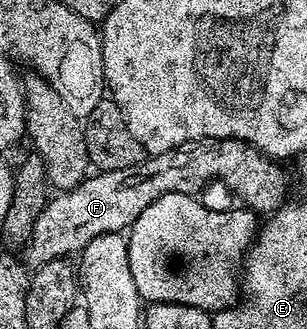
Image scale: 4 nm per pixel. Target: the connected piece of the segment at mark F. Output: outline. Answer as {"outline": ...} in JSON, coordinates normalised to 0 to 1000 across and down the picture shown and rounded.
{"outline":[[[661,419],[642,432],[609,432],[580,450],[554,450],[524,468],[472,474],[450,498],[423,511],[332,517],[254,556],[235,578],[173,587],[111,669],[101,733],[88,739],[91,784],[104,802],[127,802],[166,784],[221,784],[257,775],[293,729],[336,708],[394,708],[414,702],[463,657],[463,644],[528,596],[544,590],[648,593],[648,578],[674,553],[707,541],[743,578],[759,578],[785,602],[805,635],[847,657],[879,657],[906,629],[941,611],[938,529],[896,480],[866,477],[840,450],[811,432],[772,419]]]}

